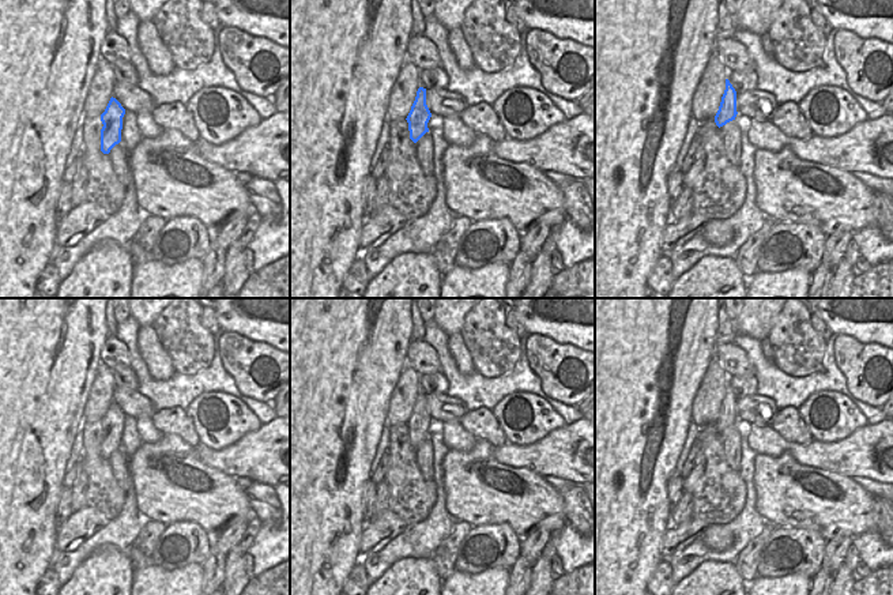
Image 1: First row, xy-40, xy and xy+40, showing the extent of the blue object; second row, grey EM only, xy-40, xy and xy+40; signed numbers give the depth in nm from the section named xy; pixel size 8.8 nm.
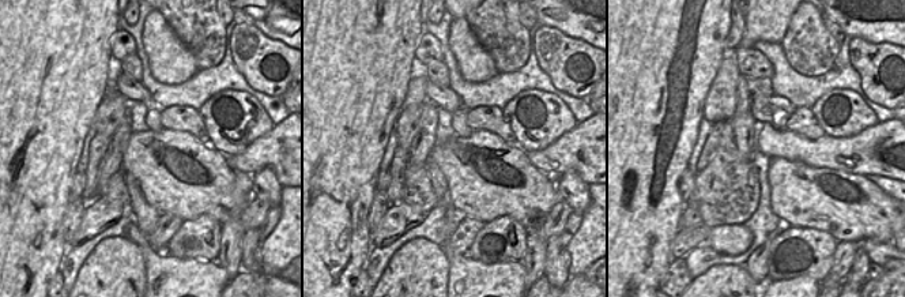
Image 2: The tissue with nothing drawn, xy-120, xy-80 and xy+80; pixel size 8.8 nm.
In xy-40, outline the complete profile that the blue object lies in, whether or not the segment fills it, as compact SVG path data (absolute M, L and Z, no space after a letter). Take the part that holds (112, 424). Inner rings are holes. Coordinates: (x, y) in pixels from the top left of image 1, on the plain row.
M110 403L105 417L101 419L103 429L101 434L101 456L109 459L121 447L123 422L125 414L116 403Z

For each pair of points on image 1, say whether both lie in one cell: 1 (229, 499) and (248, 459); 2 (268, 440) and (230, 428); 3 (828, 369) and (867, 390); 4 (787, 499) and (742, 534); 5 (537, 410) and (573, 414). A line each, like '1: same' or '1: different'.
1: different
2: different
3: different
4: different
5: different

